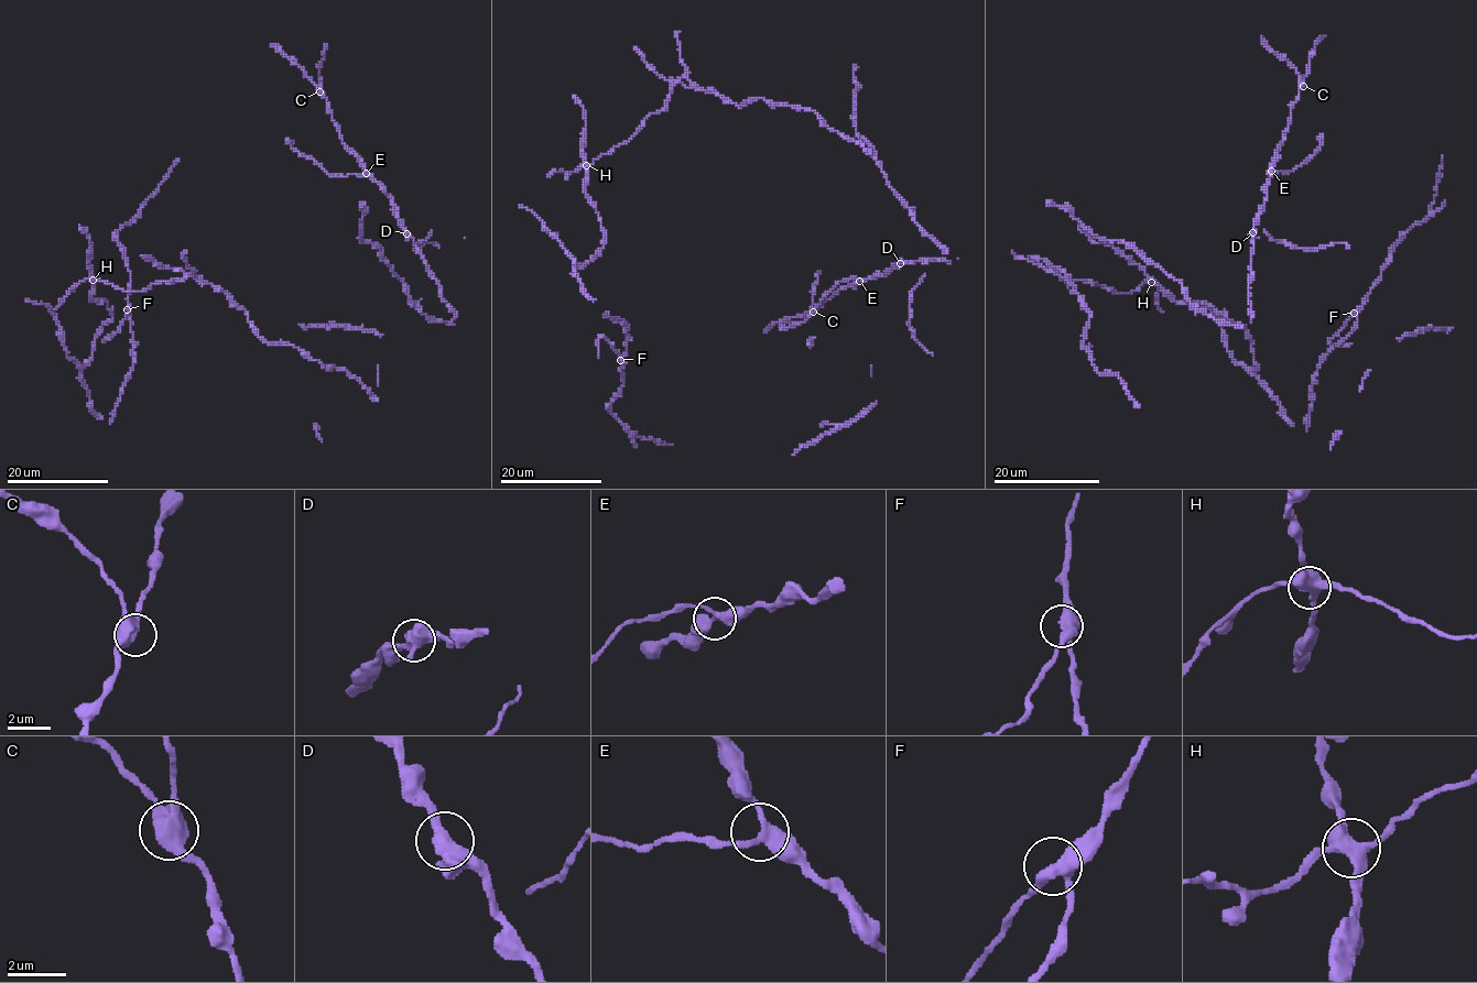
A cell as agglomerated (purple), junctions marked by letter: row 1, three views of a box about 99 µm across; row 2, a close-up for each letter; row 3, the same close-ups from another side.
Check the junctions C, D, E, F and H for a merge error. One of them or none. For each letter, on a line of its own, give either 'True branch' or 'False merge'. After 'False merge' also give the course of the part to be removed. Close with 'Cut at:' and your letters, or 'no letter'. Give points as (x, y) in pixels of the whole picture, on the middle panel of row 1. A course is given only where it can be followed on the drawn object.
C: True branch
D: True branch
E: True branch
F: True branch
H: False merge. Course of the part to remove: (586, 165), (625, 143), (649, 115), (664, 107), (671, 86), (687, 69), (681, 58), (676, 34), (681, 31)
Cut at: H

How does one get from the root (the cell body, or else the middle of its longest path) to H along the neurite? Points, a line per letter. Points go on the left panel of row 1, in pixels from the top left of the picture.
H: (226, 293), (191, 274), (132, 292), (93, 281)

